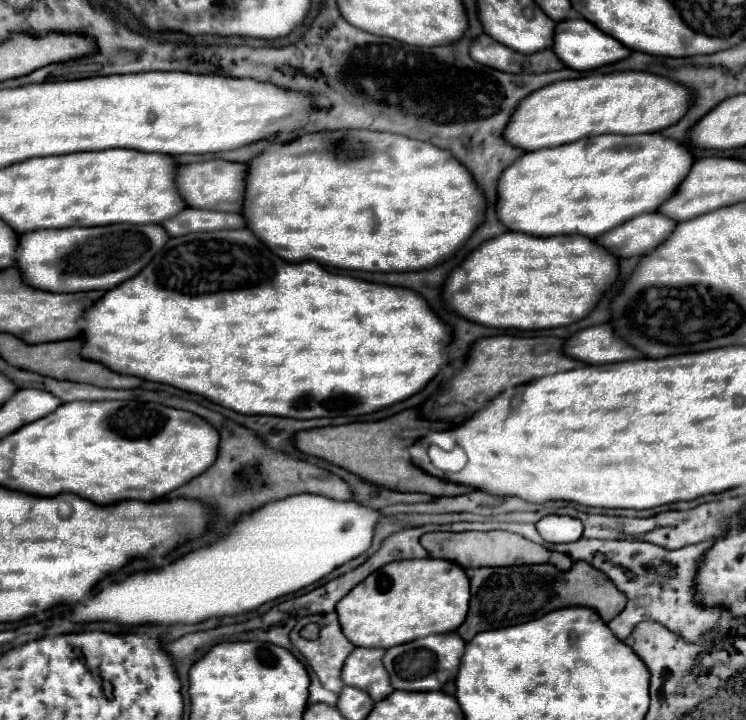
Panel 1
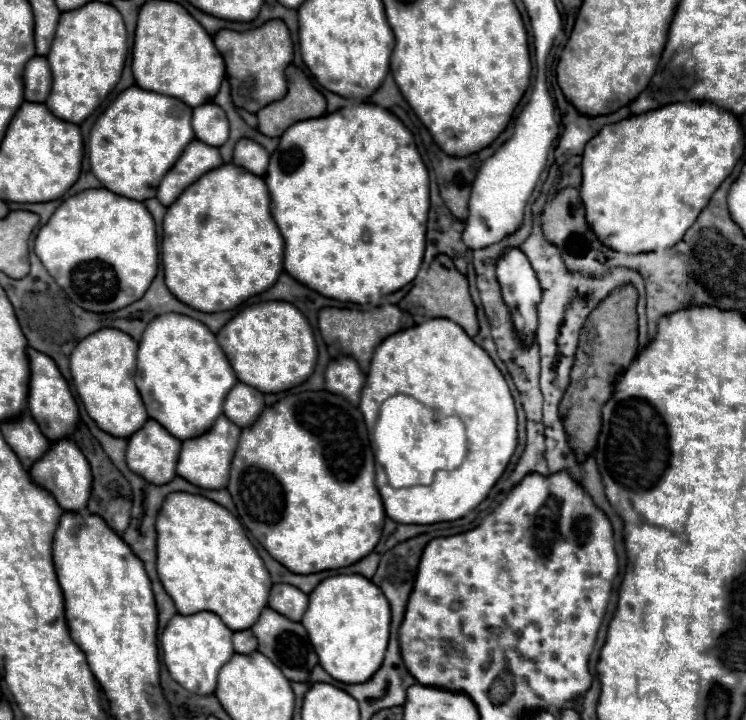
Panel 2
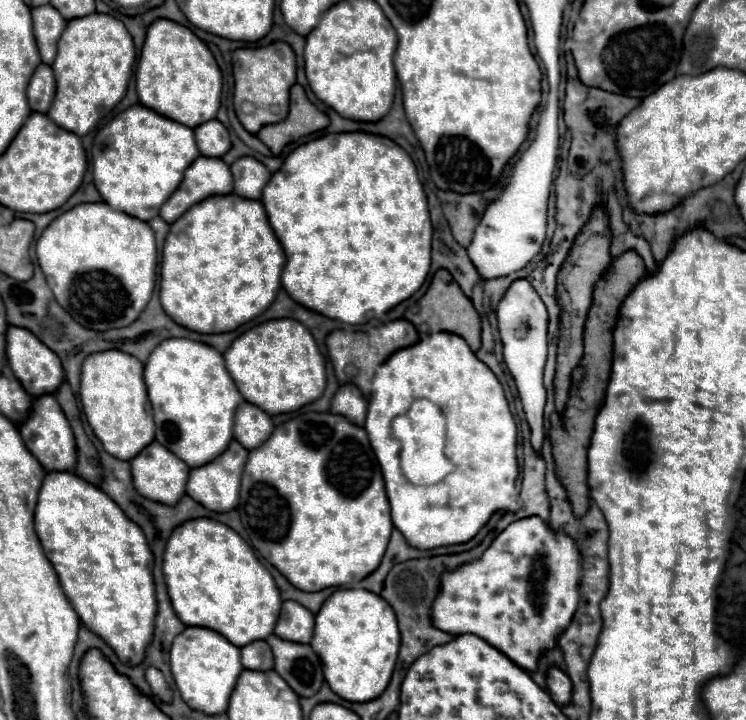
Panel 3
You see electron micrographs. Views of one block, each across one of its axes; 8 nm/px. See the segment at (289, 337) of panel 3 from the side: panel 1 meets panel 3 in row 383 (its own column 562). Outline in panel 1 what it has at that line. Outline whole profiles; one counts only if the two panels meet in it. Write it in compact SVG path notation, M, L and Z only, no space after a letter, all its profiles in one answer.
M506 232L470 252L448 276L444 302L466 320L490 328L558 328L586 318L616 282L618 272L618 258L580 234L540 238Z

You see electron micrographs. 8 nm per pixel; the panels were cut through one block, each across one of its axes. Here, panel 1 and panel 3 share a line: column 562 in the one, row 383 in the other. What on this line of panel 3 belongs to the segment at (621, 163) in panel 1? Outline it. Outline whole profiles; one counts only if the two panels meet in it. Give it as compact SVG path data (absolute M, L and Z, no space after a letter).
M170 338L158 344L154 352L150 352L146 364L144 364L144 384L148 390L148 398L154 412L154 424L156 424L156 440L170 448L180 460L184 460L190 468L204 466L216 456L220 456L232 436L234 428L234 412L238 404L242 402L242 394L238 392L234 380L230 378L222 354L202 342L188 340L188 338Z

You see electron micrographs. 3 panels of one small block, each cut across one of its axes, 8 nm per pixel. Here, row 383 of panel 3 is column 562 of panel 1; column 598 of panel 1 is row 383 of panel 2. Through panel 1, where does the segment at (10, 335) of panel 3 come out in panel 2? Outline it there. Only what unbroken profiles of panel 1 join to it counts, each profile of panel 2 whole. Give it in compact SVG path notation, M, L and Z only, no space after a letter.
M28 348L28 356L30 356L30 394L28 394L28 410L34 418L34 422L38 422L42 434L50 440L62 440L62 438L70 438L80 422L80 412L78 412L78 404L68 388L68 382L62 378L60 370L56 368L54 360L50 360L50 356L42 354L42 352L34 352L32 348Z

